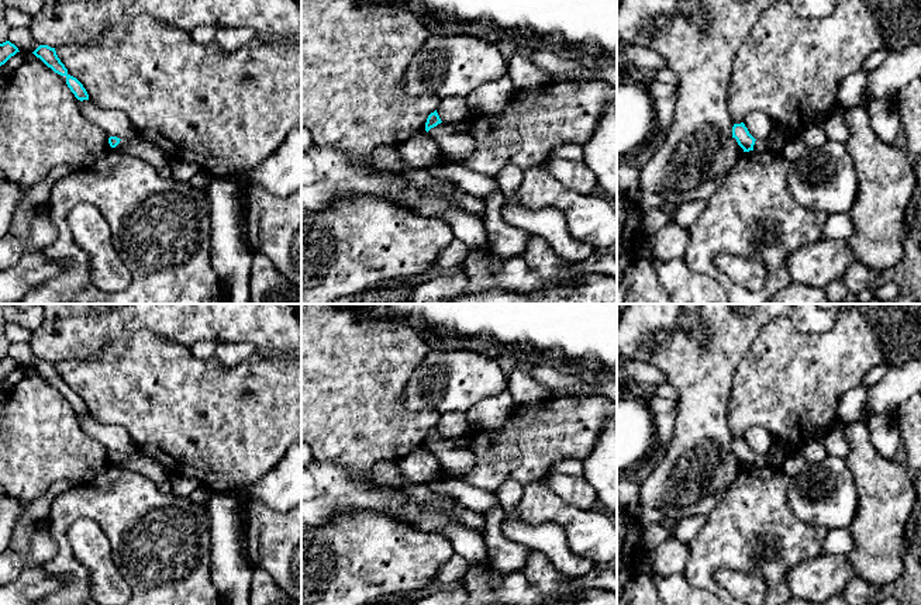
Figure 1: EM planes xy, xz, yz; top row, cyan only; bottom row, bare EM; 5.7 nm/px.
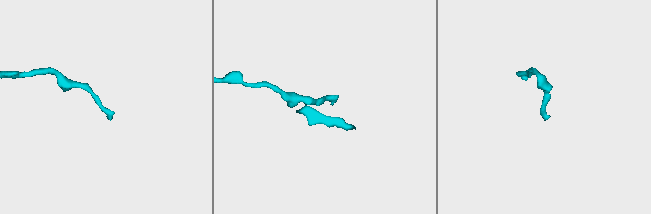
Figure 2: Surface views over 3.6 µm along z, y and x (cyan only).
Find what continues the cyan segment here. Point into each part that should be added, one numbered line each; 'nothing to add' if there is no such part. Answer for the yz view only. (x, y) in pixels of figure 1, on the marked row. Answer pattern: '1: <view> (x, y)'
1: yz (761, 145)

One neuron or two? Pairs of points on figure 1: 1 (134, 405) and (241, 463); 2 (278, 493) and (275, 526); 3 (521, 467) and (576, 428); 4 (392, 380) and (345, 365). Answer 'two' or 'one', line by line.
1: one
2: two
3: one
4: one

